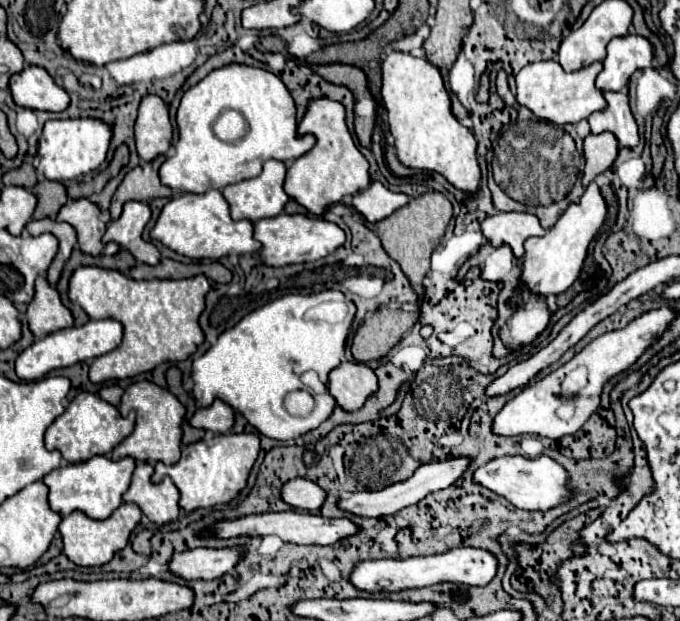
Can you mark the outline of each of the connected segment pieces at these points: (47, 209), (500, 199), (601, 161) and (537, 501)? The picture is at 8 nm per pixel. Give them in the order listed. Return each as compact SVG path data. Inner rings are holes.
M39 180L33 188L37 196L37 208L33 218L55 218L61 206L67 202L67 190L61 182L53 180Z
M491 184L491 194L493 194L493 204L495 204L497 210L501 210L501 212L517 210L517 202L511 200L497 184Z
M611 132L603 134L589 134L583 142L583 156L585 156L585 170L583 170L583 186L587 186L595 176L603 174L611 168L617 158L619 142Z
M499 456L473 472L473 482L497 492L499 496L507 498L521 510L549 510L565 500L569 500L569 490L565 486L567 474L565 470L551 460L549 456L539 458L523 458L523 456Z

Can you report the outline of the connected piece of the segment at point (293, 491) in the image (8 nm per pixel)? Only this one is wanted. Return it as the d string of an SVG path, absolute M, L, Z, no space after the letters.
M293 478L293 480L287 480L283 486L281 486L281 498L293 506L293 508L301 508L301 510L317 510L323 500L325 500L325 492L311 480L305 480L305 478Z

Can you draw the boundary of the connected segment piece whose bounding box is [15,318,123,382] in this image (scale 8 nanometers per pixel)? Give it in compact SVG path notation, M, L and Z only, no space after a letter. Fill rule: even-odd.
M105 318L105 320L89 320L83 326L63 328L63 330L57 330L57 332L45 336L43 340L33 342L15 360L15 370L17 370L17 376L21 380L27 380L27 382L29 380L41 380L43 376L47 376L55 368L73 366L77 362L83 362L83 360L89 360L89 358L97 358L101 354L107 354L113 348L117 348L121 344L121 340L123 340L123 326L117 320L111 320L111 318Z

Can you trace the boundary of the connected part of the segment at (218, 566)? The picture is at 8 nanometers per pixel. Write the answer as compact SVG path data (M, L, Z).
M195 548L179 552L173 560L169 560L169 572L183 580L213 580L229 572L243 552L243 548Z

